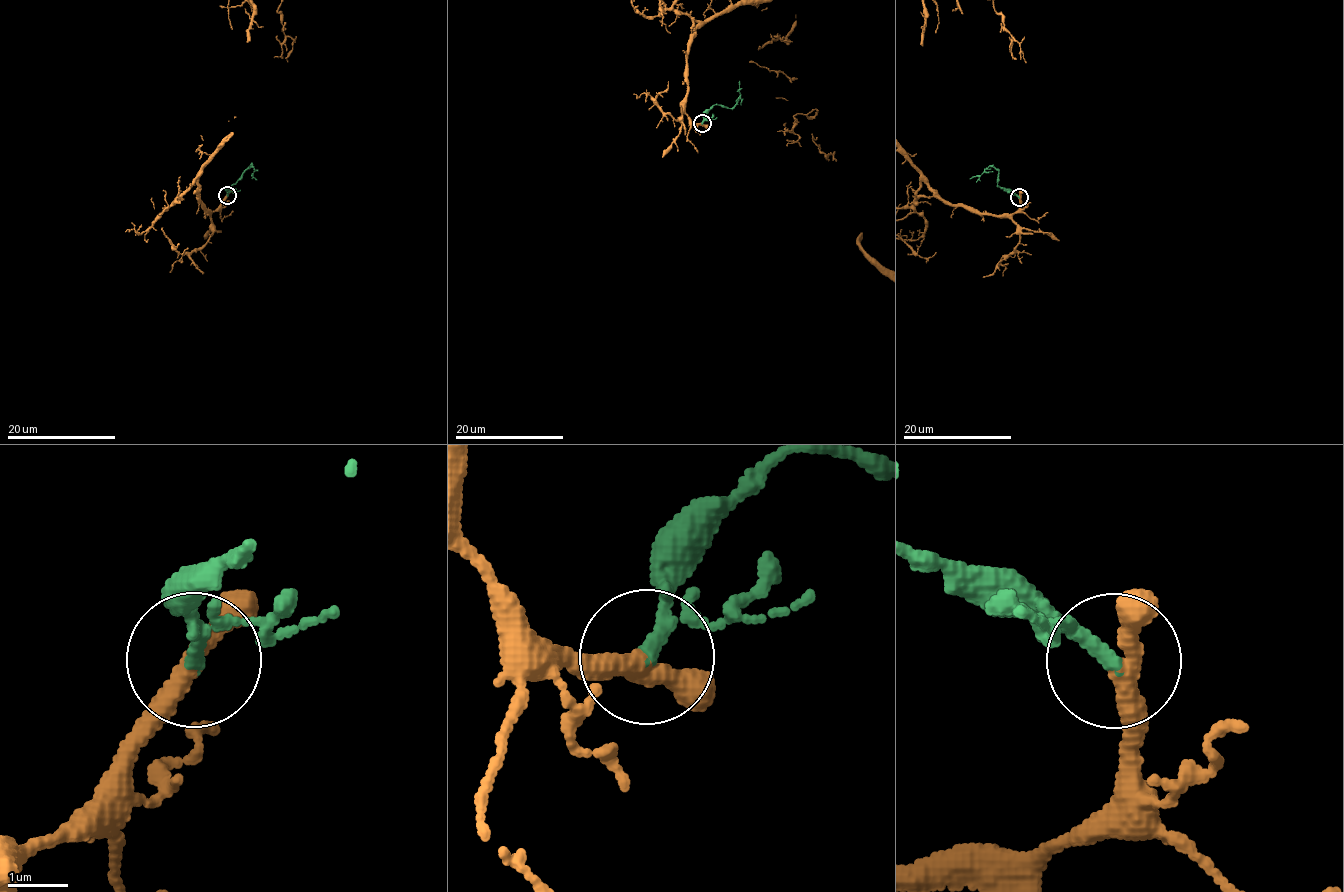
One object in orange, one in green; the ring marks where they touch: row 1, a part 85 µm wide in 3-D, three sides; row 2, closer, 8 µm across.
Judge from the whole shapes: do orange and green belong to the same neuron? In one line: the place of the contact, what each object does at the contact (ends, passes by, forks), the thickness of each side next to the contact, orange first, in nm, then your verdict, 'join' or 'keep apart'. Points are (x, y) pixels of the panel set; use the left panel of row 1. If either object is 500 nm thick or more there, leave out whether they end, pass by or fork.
place (227, 195); orange passes by; green passes by; calibres 320 and 180 nm; join

